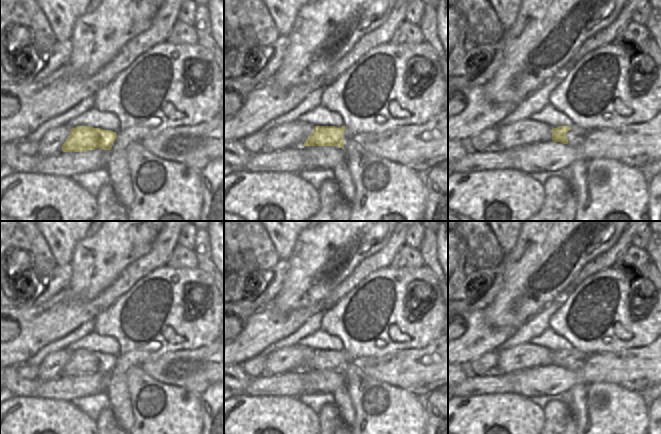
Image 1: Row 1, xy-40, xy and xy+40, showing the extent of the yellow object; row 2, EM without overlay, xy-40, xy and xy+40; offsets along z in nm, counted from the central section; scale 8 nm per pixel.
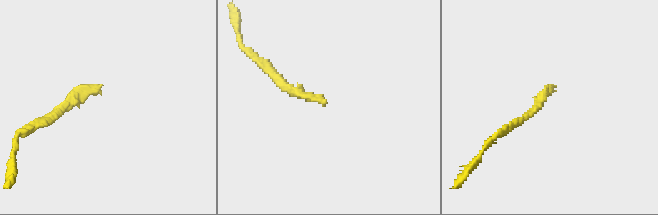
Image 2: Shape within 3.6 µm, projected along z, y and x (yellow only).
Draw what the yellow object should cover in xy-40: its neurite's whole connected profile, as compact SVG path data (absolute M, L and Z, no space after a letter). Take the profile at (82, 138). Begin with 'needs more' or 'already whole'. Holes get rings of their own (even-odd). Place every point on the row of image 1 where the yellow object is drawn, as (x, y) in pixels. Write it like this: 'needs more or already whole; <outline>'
already whole; M77 126L71 129L70 135L62 145L62 151L87 152L97 148L110 150L116 137L117 133L111 130L91 126Z

